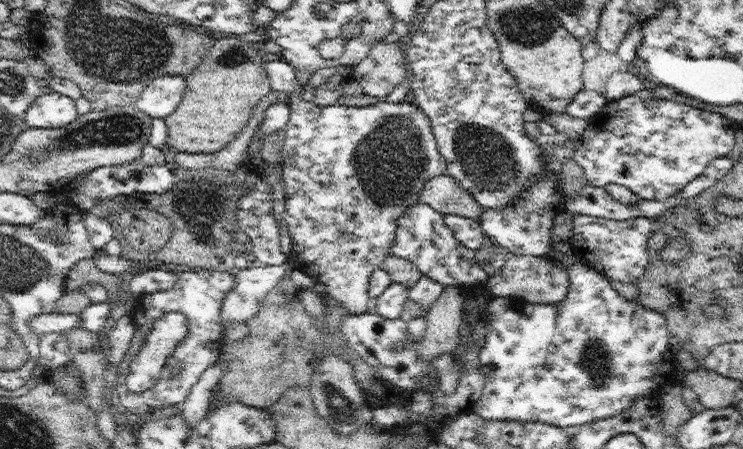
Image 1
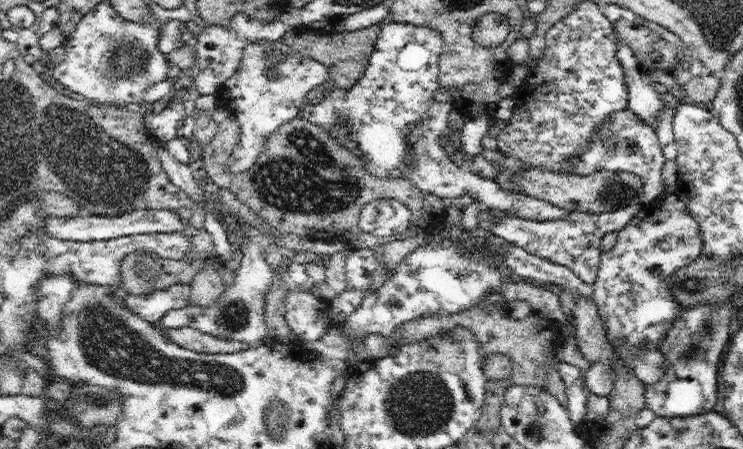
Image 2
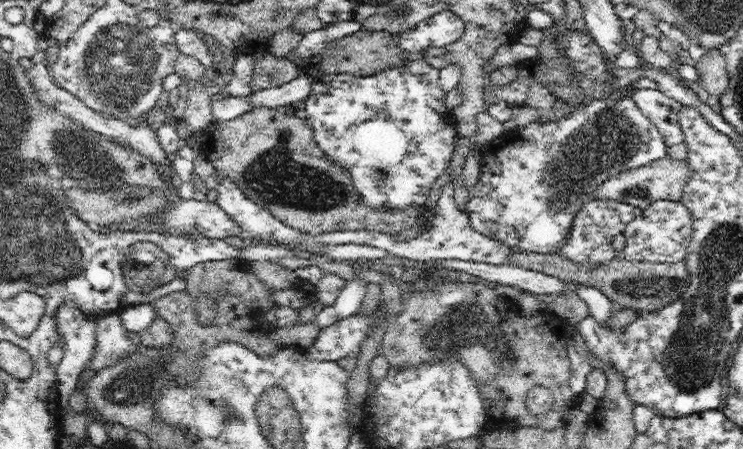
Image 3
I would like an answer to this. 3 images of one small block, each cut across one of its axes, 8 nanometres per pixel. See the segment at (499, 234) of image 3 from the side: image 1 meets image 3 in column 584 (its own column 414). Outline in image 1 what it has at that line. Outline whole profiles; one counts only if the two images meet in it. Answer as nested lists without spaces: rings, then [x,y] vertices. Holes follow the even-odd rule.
[[[282,59],[268,61],[262,64],[269,76],[272,91],[286,92],[290,99],[289,121],[285,126],[285,139],[282,145],[282,156],[279,164],[282,167],[282,180],[285,184],[285,207],[286,212],[282,218],[287,223],[292,235],[293,252],[287,256],[288,262],[294,269],[301,270],[326,287],[325,298],[332,303],[340,304],[352,315],[363,315],[373,299],[369,296],[369,282],[374,269],[382,268],[383,260],[389,254],[389,248],[393,246],[396,238],[397,220],[405,213],[407,208],[414,206],[419,201],[419,193],[426,181],[435,176],[445,173],[447,170],[446,159],[439,153],[437,140],[431,127],[430,119],[419,110],[413,102],[403,101],[400,103],[379,100],[373,105],[364,107],[348,107],[333,104],[332,106],[318,106],[310,100],[304,100],[296,83],[296,69]]]

